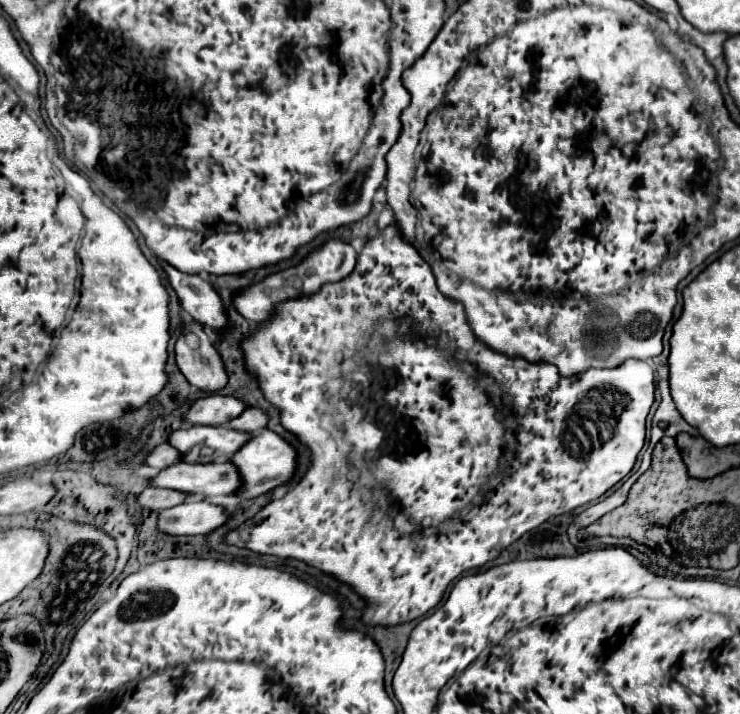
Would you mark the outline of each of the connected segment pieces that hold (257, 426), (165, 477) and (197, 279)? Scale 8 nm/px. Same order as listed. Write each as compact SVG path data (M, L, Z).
M245 408L245 412L237 418L233 418L229 422L229 428L233 430L239 430L239 432L249 432L249 434L255 434L255 432L261 432L267 424L267 416L259 410L259 408Z
M177 462L163 468L149 480L149 486L169 488L183 494L229 496L239 488L239 474L231 462L225 464L185 464Z
M163 264L163 270L167 274L167 280L171 288L179 296L181 308L199 324L211 326L217 332L223 332L229 324L221 298L217 292L211 288L211 284L201 278L199 274L187 274L181 270L175 270L169 264Z

